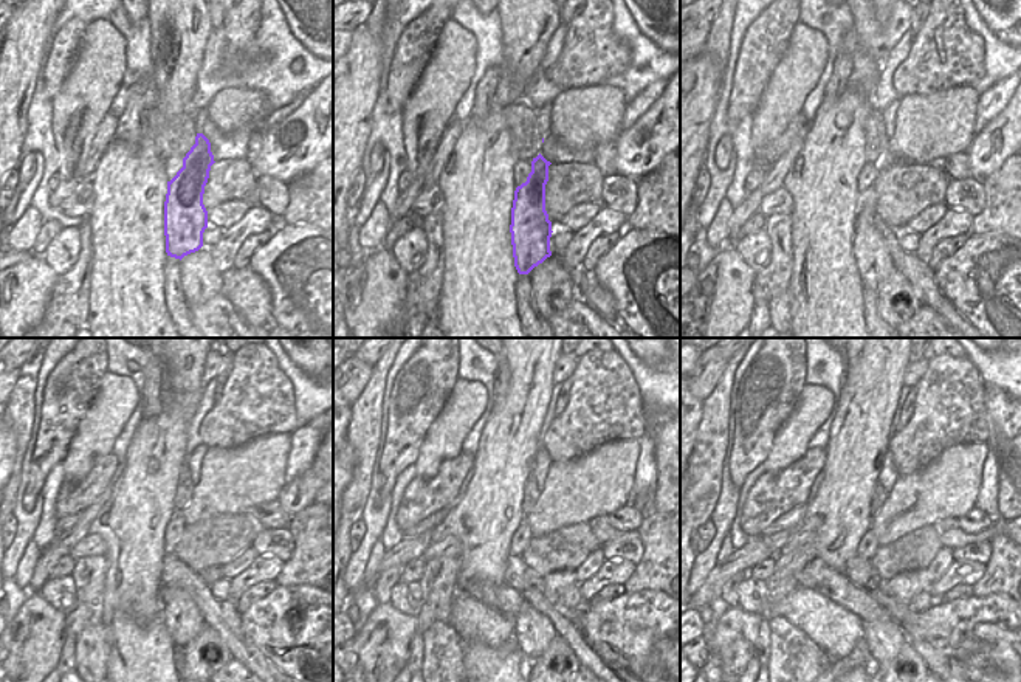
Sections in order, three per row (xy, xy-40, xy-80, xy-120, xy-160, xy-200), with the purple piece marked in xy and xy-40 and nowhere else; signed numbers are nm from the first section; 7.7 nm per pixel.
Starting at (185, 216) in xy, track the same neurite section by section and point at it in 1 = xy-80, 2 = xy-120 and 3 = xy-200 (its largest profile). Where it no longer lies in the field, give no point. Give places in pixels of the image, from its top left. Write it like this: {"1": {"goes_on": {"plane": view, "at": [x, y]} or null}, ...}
{"1": {"goes_on": {"plane": "xy-80", "at": [871, 253]}}, "2": {"goes_on": {"plane": "xy-120", "at": [180, 616]}}, "3": {"goes_on": {"plane": "xy-200", "at": [885, 639]}}}

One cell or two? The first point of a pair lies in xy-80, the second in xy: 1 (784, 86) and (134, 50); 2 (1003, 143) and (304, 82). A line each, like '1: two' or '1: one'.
1: two
2: two

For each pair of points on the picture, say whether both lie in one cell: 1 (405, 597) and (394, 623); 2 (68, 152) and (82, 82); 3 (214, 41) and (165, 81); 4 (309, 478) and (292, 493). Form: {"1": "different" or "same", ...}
{"1": "different", "2": "same", "3": "different", "4": "same"}

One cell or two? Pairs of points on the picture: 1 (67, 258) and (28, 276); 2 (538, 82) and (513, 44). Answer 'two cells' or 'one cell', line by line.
1: two cells
2: two cells

